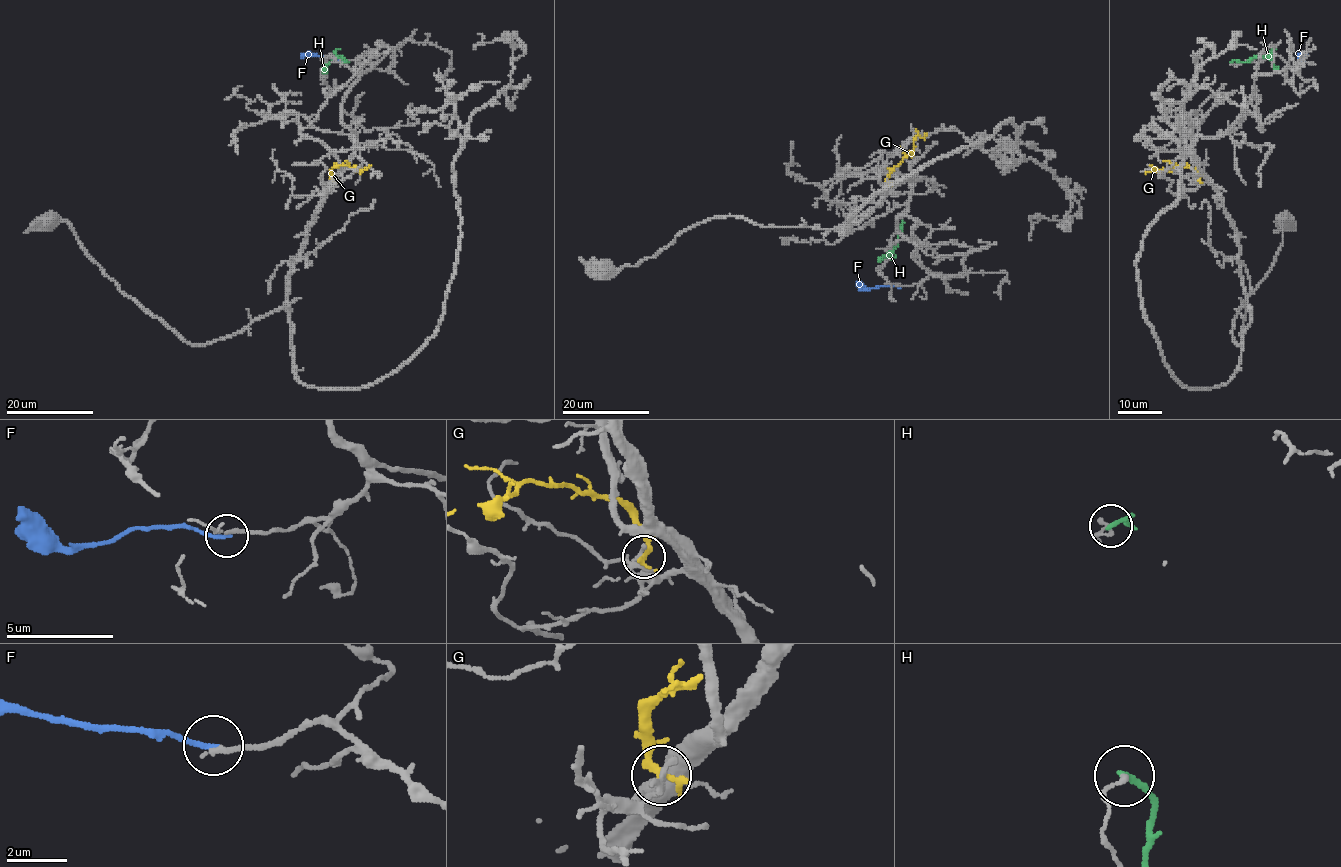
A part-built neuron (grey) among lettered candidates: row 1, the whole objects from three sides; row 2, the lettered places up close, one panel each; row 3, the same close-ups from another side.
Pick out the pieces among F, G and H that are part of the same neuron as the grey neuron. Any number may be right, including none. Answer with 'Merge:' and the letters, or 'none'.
Merge: none

